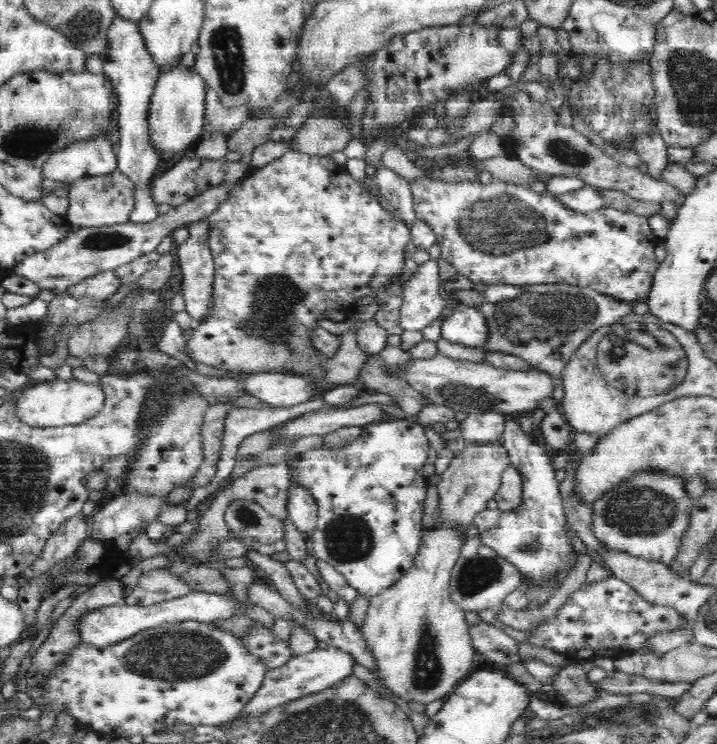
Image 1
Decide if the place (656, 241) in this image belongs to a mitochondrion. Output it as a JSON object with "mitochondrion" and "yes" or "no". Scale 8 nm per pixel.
{"mitochondrion":"no"}

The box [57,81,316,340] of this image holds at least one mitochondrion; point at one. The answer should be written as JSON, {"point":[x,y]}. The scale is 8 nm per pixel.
{"point":[106,240]}

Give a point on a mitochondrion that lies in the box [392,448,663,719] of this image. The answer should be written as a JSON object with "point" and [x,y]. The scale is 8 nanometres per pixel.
{"point":[427,671]}

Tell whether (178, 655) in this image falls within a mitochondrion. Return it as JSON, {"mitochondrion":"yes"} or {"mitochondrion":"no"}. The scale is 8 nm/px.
{"mitochondrion":"yes"}

